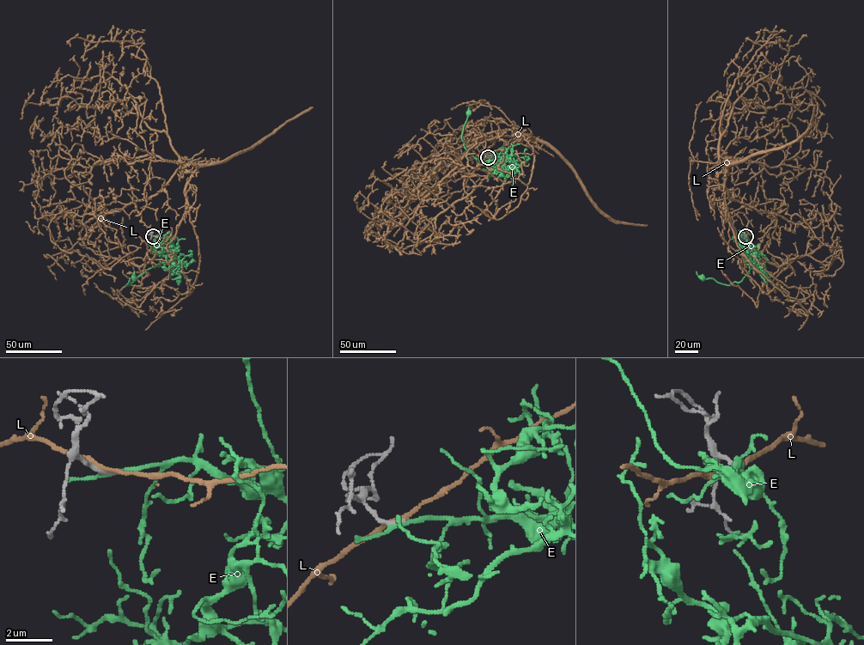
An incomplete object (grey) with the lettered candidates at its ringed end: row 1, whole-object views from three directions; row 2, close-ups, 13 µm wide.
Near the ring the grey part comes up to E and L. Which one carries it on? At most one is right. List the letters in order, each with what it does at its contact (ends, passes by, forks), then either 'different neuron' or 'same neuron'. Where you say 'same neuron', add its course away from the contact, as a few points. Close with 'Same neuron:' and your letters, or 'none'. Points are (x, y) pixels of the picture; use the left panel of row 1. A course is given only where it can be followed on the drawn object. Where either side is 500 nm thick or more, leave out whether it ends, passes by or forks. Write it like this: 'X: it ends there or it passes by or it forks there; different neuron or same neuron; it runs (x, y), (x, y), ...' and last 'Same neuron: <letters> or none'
E: it passes by; same neuron; it runs (153, 236), (161, 238), (172, 252), (171, 258), (147, 270), (126, 284), (133, 277)
L: it passes by; different neuron
Same neuron: E

